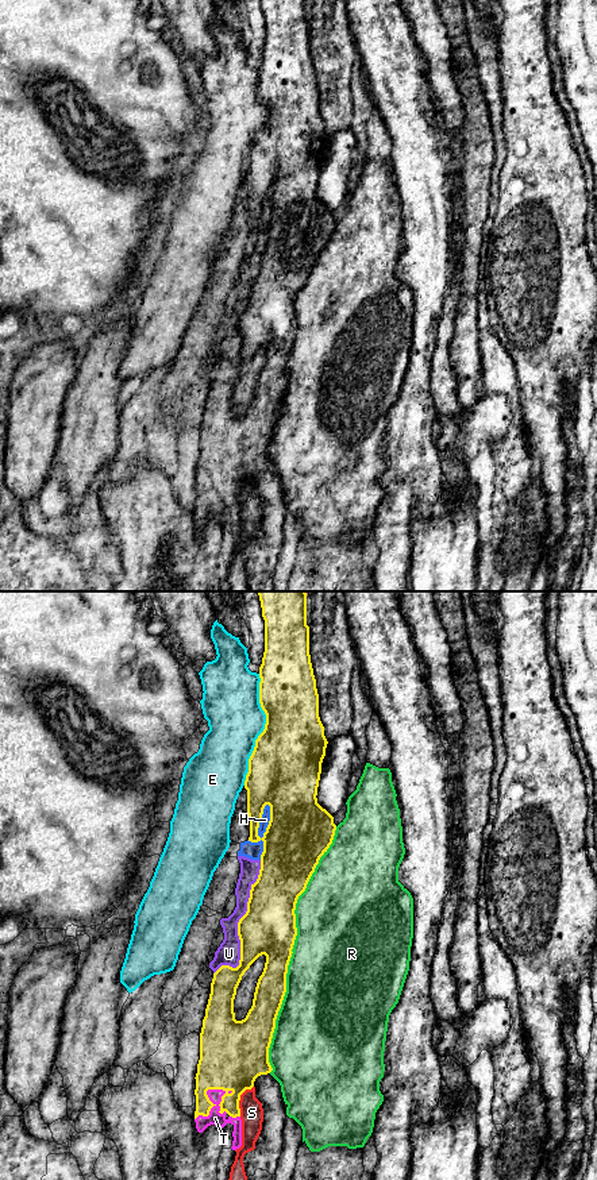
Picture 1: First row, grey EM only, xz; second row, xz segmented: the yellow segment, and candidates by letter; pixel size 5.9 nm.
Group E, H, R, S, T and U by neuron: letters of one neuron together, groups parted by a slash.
E / H U / R / S / T

